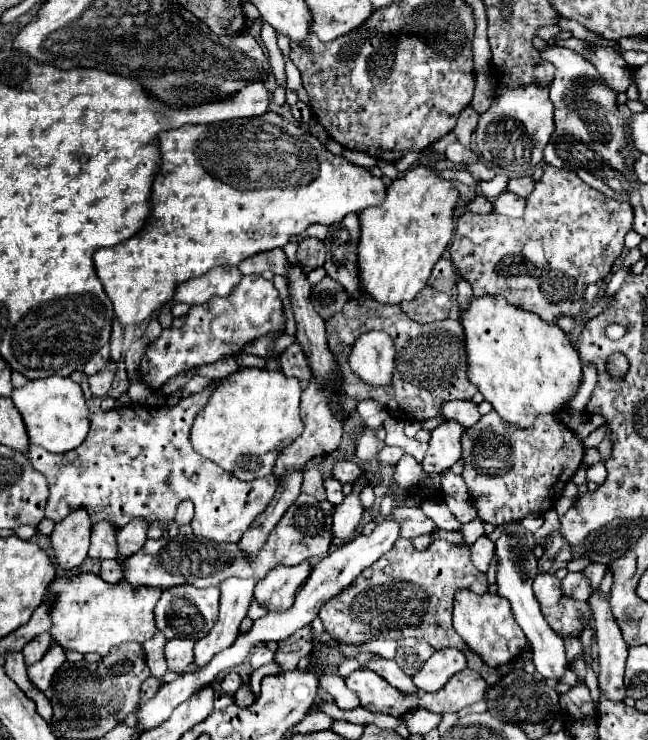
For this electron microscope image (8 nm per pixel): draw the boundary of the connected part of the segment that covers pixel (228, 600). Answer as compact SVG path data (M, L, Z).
M230 577L220 585L220 617L210 633L196 641L194 665L206 665L218 651L230 647L240 633L240 623L254 599L256 579Z

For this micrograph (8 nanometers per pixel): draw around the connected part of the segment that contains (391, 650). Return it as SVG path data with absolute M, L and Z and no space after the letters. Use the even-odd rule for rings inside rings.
M376 639L360 646L361 650L375 652L387 659L394 659L398 642L396 640Z

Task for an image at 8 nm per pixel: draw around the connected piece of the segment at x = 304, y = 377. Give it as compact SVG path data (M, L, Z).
M292 343L290 347L286 347L286 351L282 351L282 355L278 357L282 371L290 377L296 377L300 381L310 381L312 379L312 371L308 365L308 359L302 351L302 345Z

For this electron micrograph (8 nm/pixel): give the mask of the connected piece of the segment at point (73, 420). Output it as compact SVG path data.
M50 375L50 379L28 381L24 387L12 391L12 401L26 423L32 445L40 445L50 453L66 453L84 443L90 429L90 409L82 387L70 377Z

